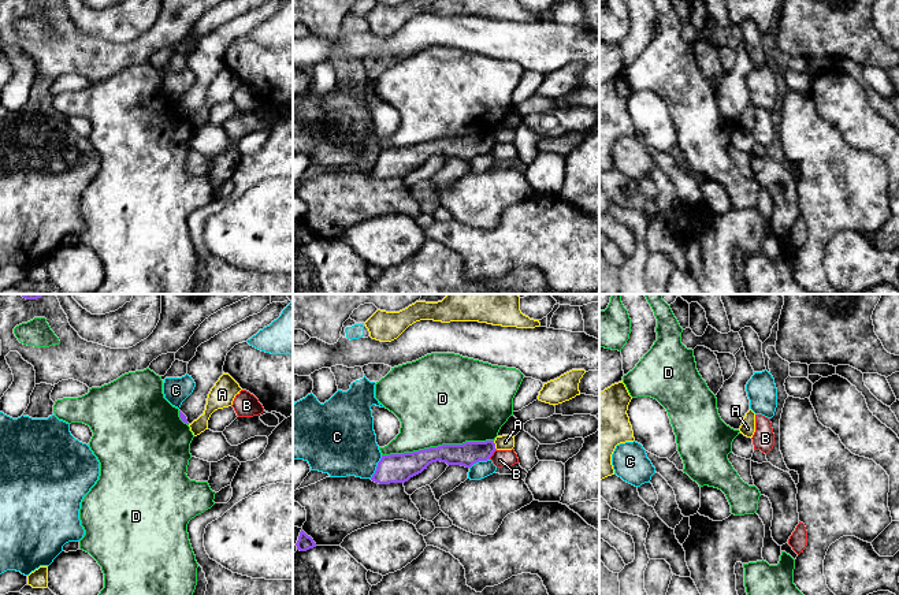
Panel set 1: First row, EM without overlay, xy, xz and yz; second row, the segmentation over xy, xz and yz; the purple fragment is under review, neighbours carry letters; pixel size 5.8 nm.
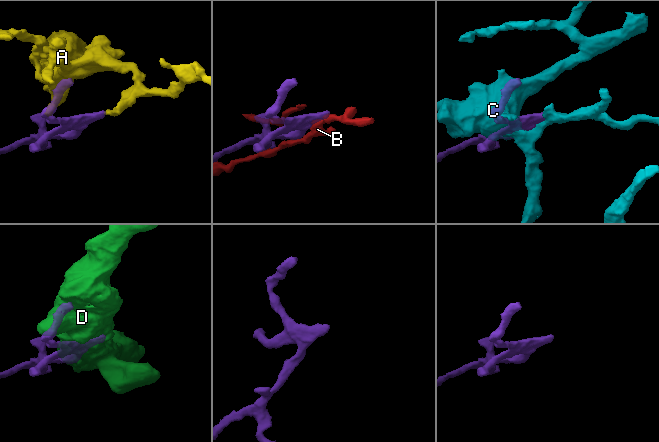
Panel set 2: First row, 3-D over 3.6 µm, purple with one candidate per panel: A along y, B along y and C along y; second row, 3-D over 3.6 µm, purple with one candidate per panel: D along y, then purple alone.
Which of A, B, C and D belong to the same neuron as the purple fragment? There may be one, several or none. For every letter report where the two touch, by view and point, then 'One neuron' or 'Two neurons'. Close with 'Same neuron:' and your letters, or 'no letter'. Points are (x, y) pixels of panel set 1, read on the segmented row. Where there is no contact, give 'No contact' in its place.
A: Touches purple at xz (494, 445). Two neurons
B: Touches purple at xz (491, 454). Two neurons
C: Touches purple at xz (376, 467). Two neurons
D: Touches purple at xz (438, 446). Two neurons
Same neuron: no letter

